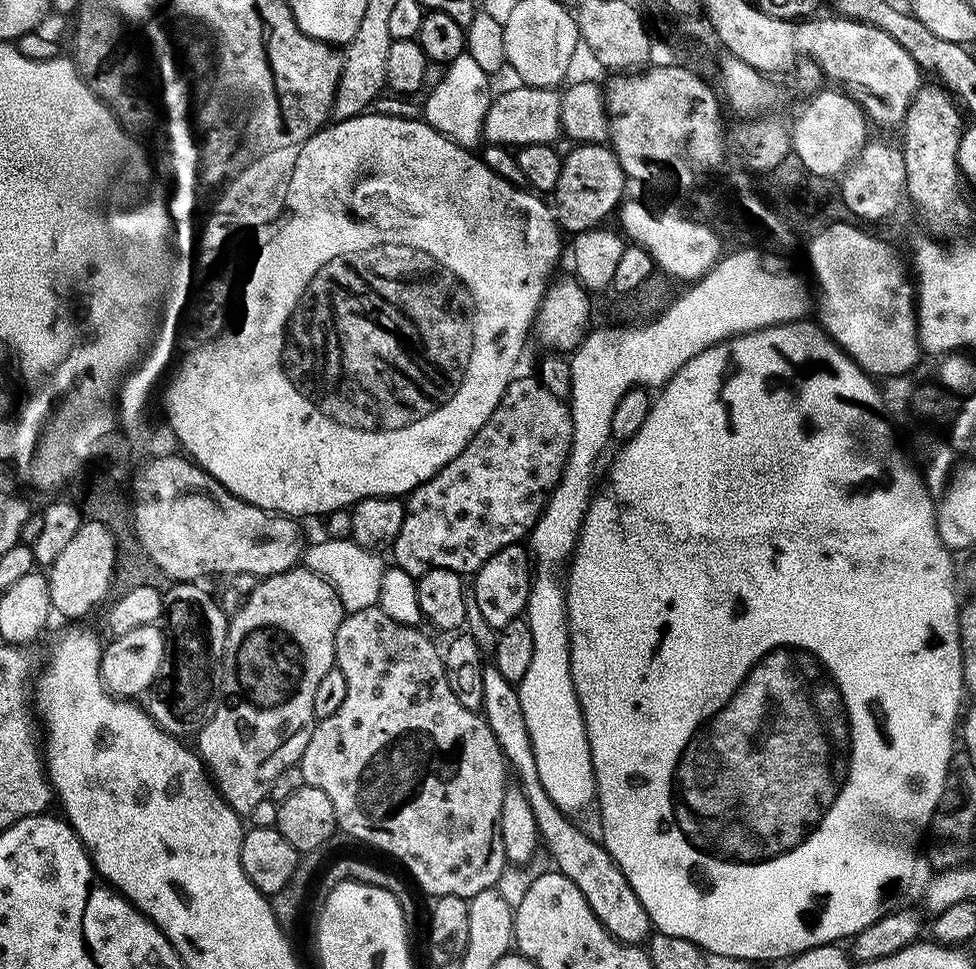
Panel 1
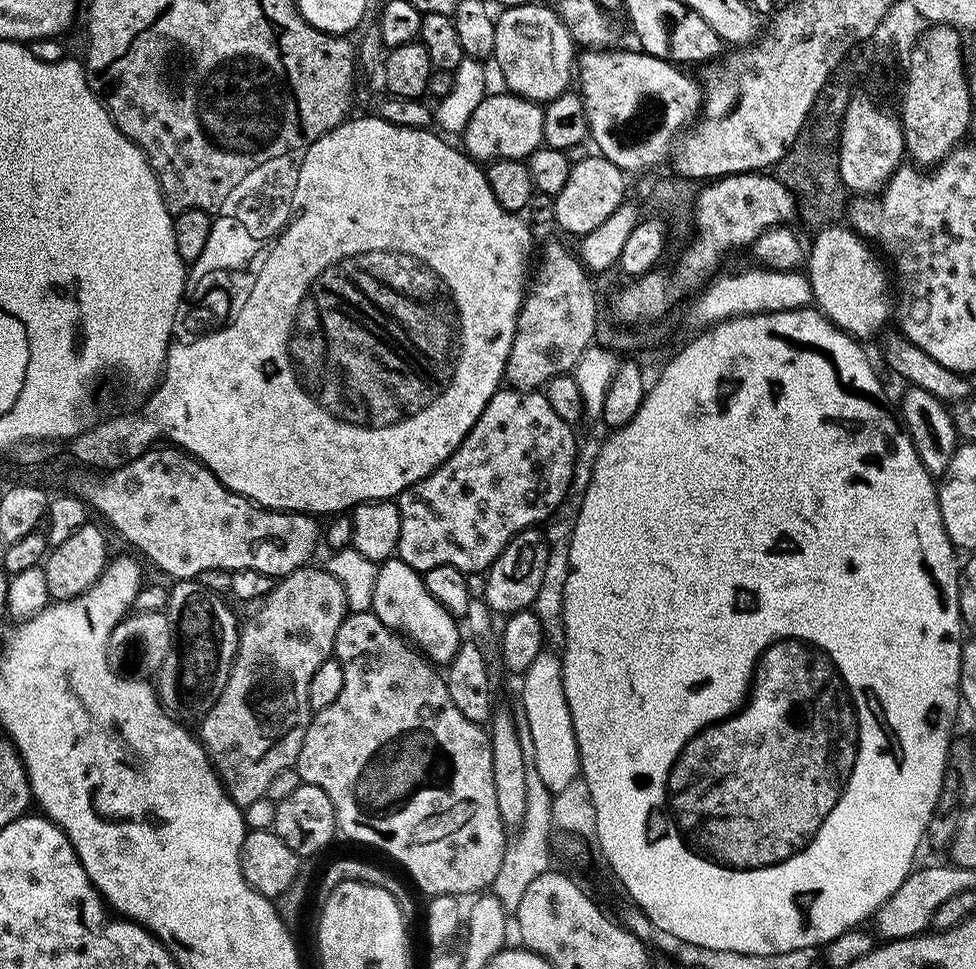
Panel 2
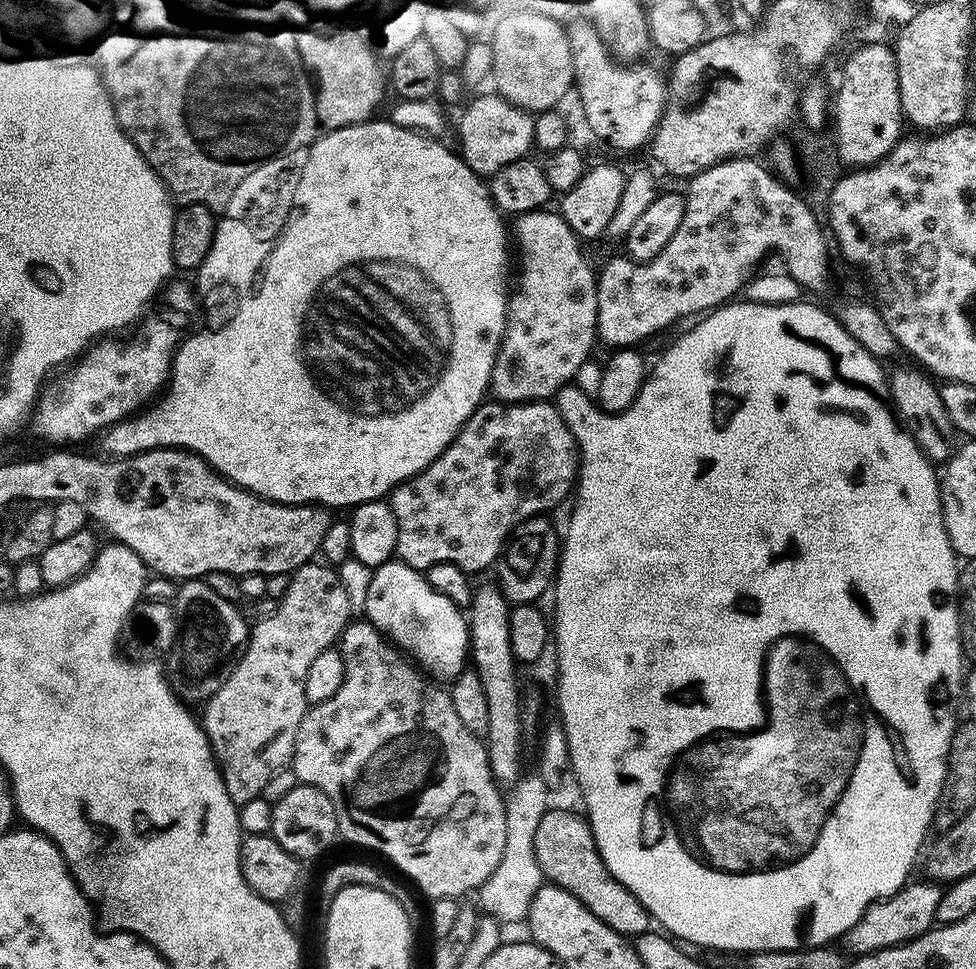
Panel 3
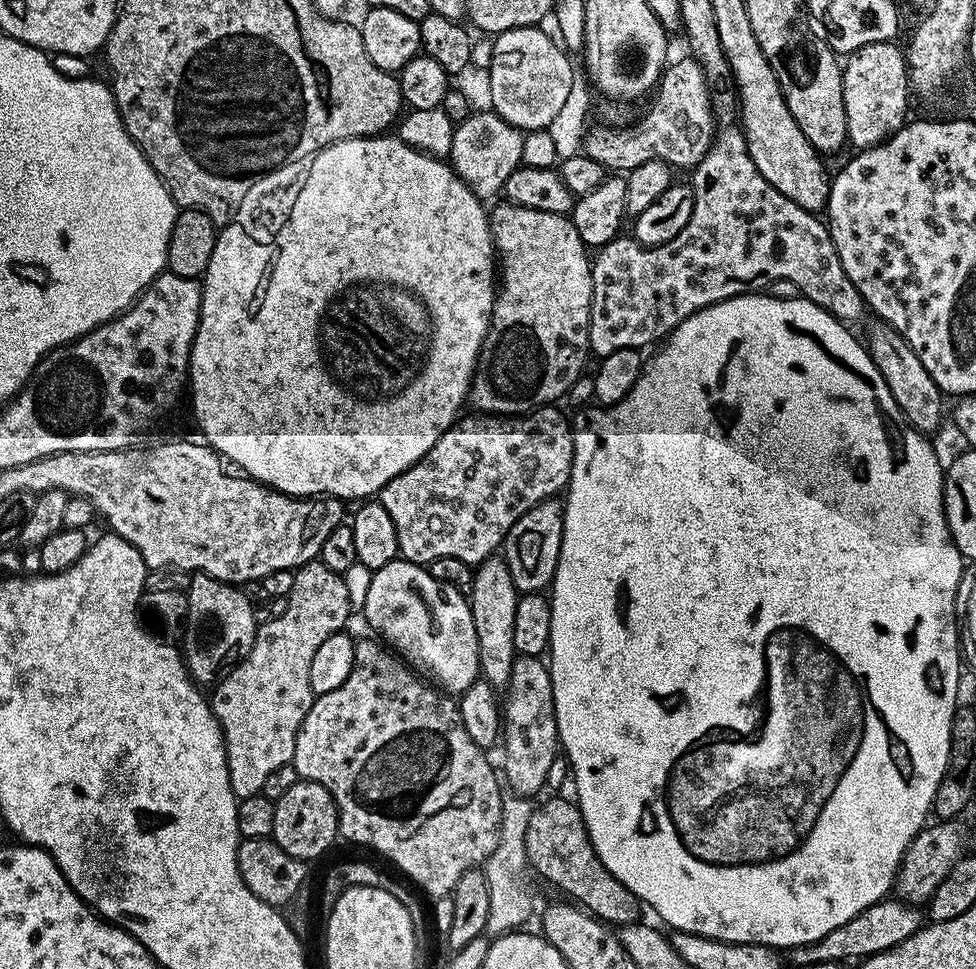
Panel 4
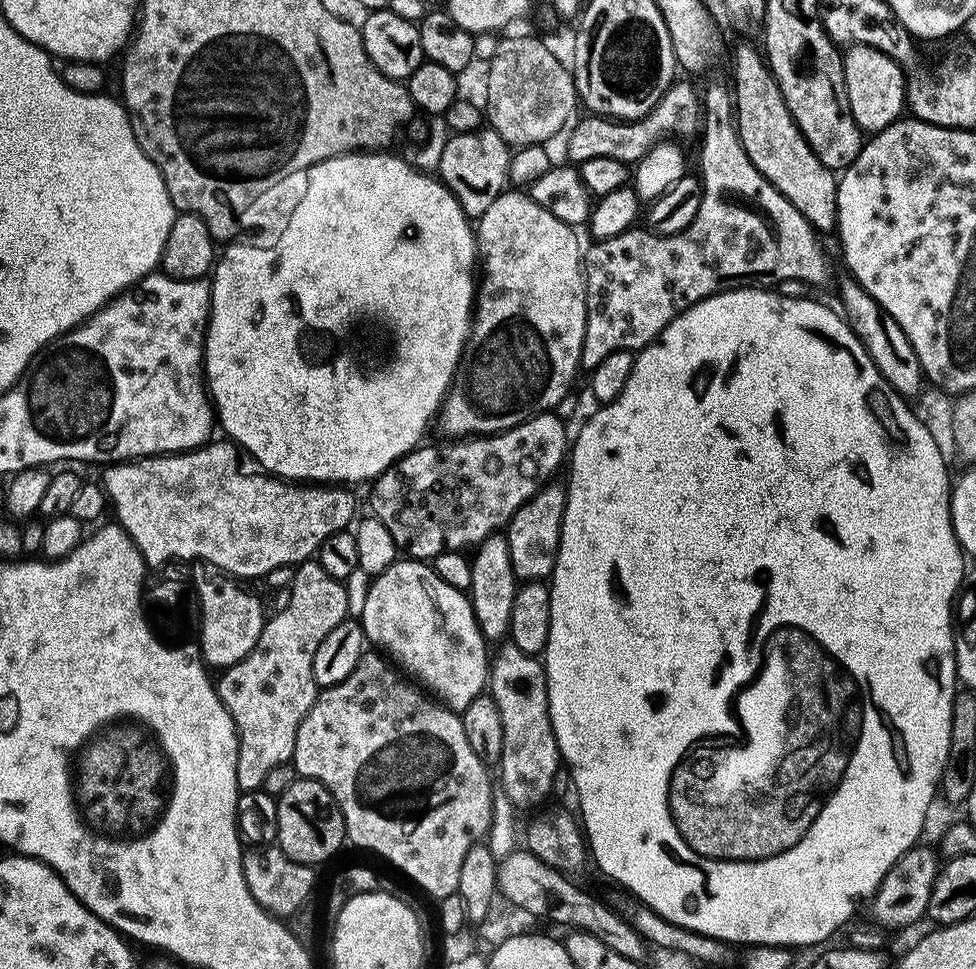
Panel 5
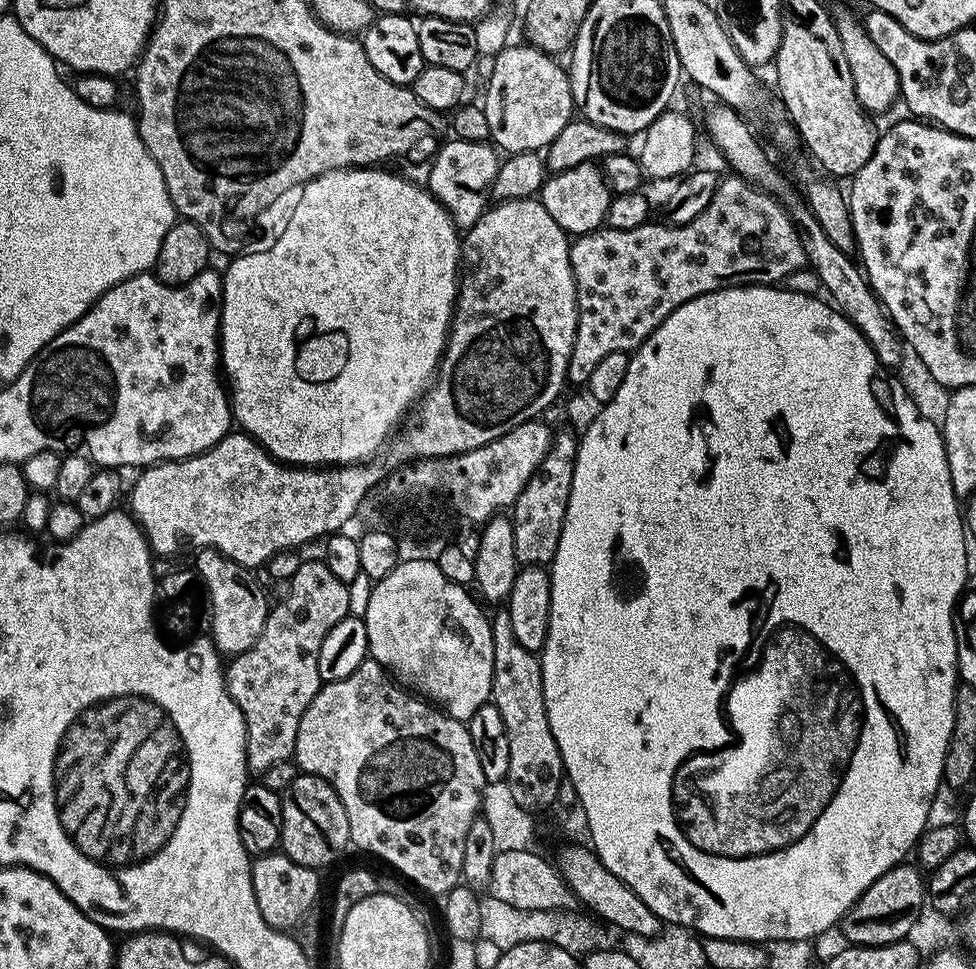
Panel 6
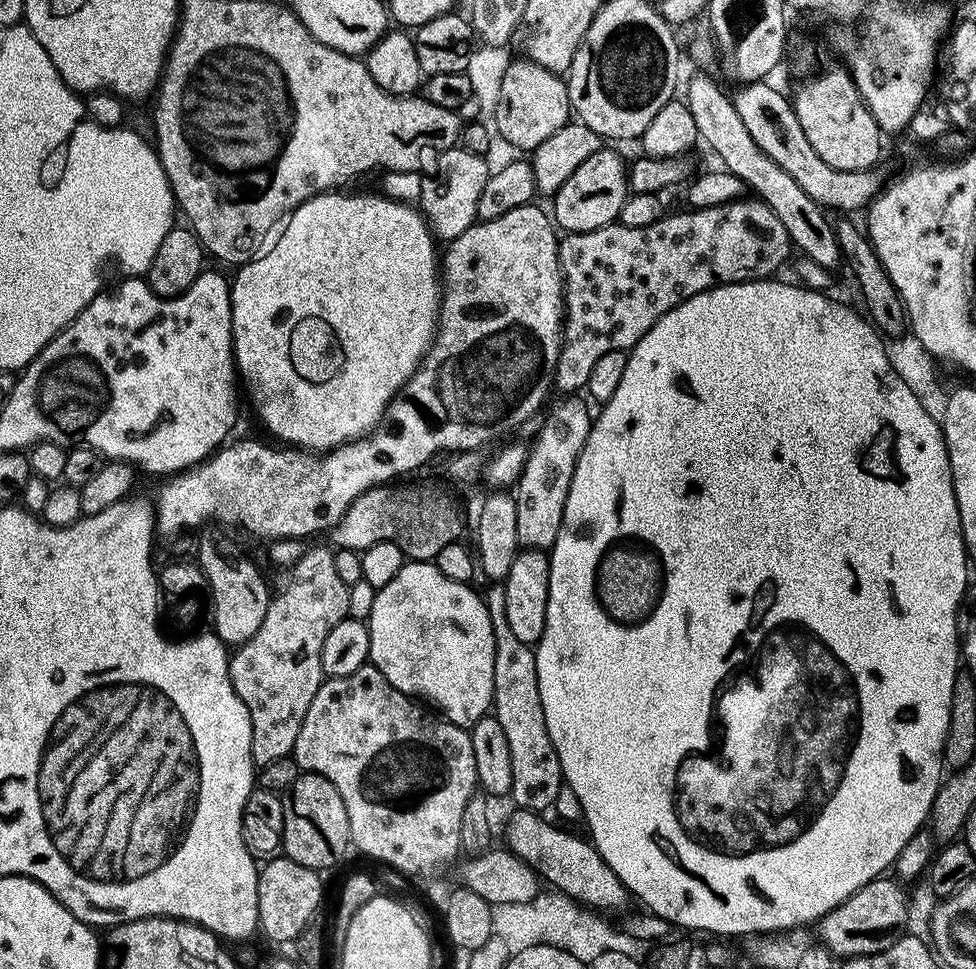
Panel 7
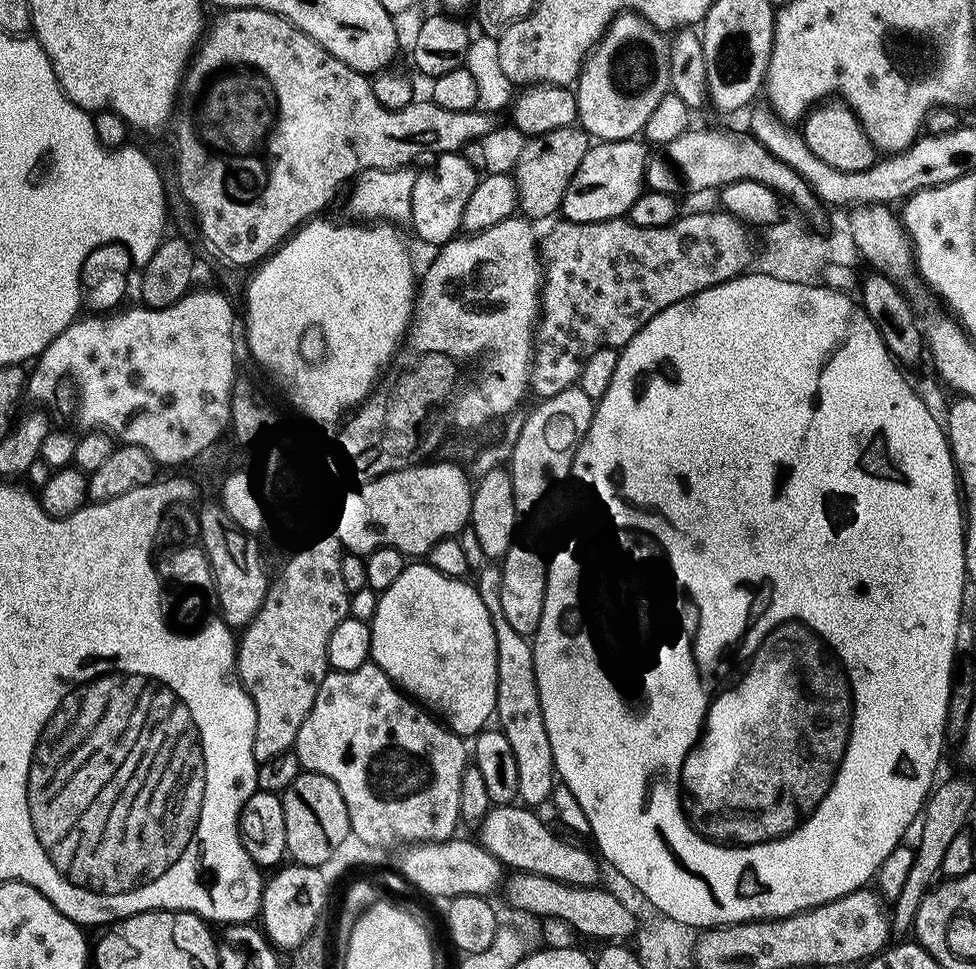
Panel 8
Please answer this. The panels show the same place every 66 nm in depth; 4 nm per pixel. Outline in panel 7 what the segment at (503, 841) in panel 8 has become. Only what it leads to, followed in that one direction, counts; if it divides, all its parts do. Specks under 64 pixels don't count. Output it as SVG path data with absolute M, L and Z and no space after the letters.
M516 810L507 824L507 851L529 864L545 885L553 884L551 887L557 893L564 893L586 909L600 914L616 912L624 907L627 909L630 893L618 878L618 874L614 874L614 870L610 870L608 863L600 857L596 845L583 835L580 837L572 832L563 832L544 819L548 818L535 812Z

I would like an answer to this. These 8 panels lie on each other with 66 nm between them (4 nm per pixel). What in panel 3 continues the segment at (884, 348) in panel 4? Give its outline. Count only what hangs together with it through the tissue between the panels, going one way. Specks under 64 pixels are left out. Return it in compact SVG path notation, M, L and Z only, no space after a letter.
M896 356L883 357L882 367L904 431L912 435L922 454L929 460L947 461L954 451L954 443L952 444L954 429L950 422L950 414L946 414L946 406L942 406L942 394L937 381L919 367L900 368L900 360Z

